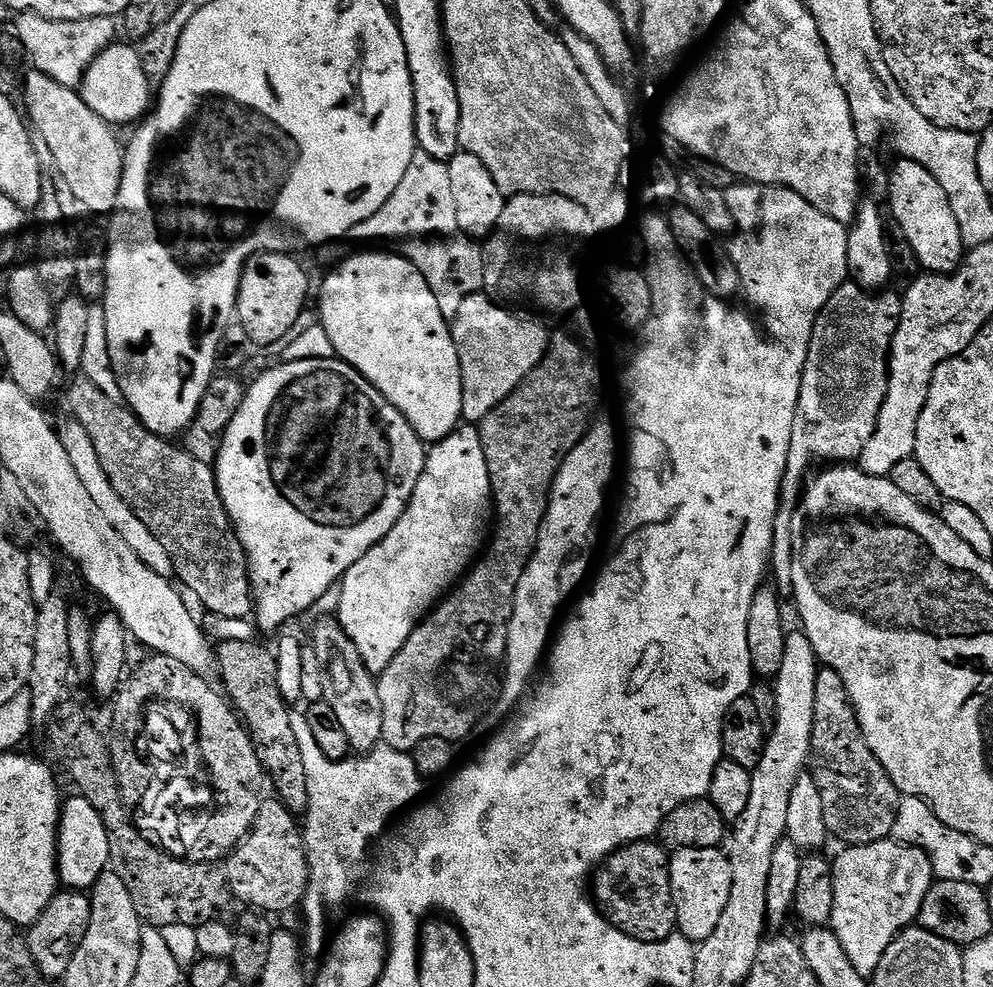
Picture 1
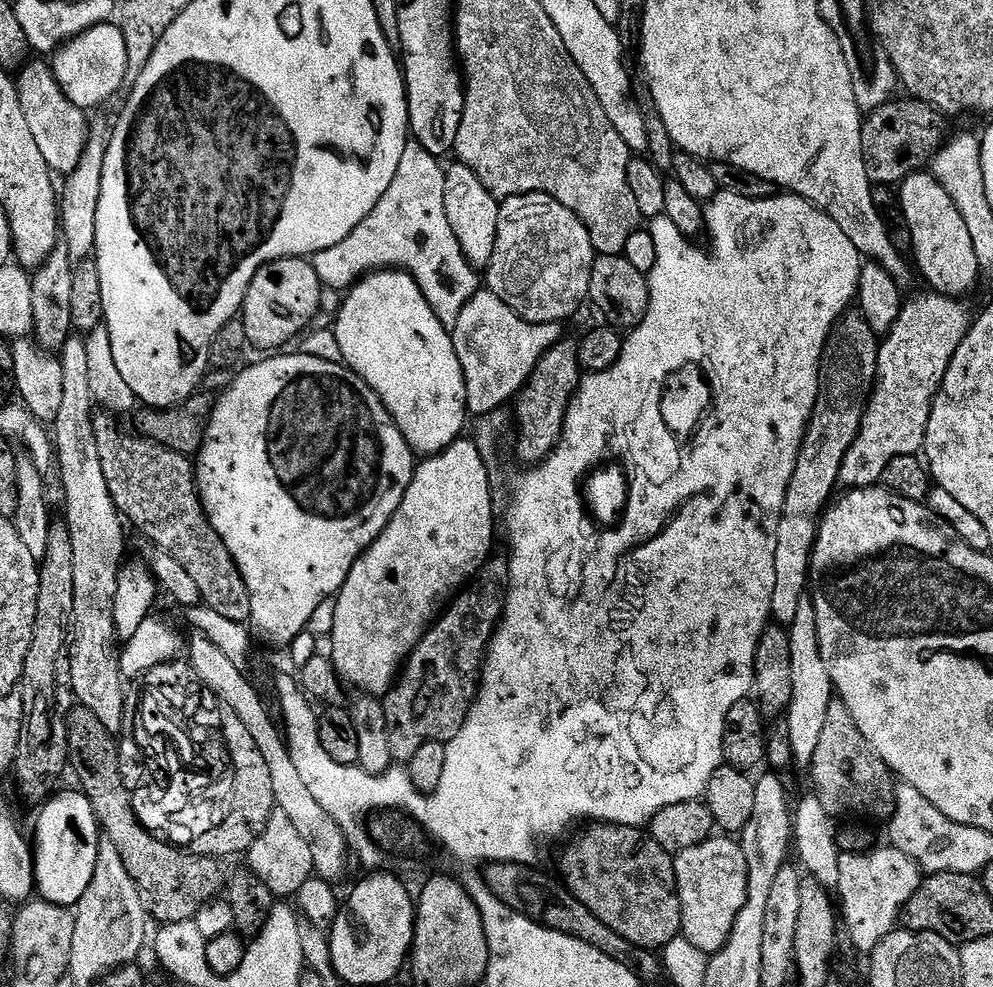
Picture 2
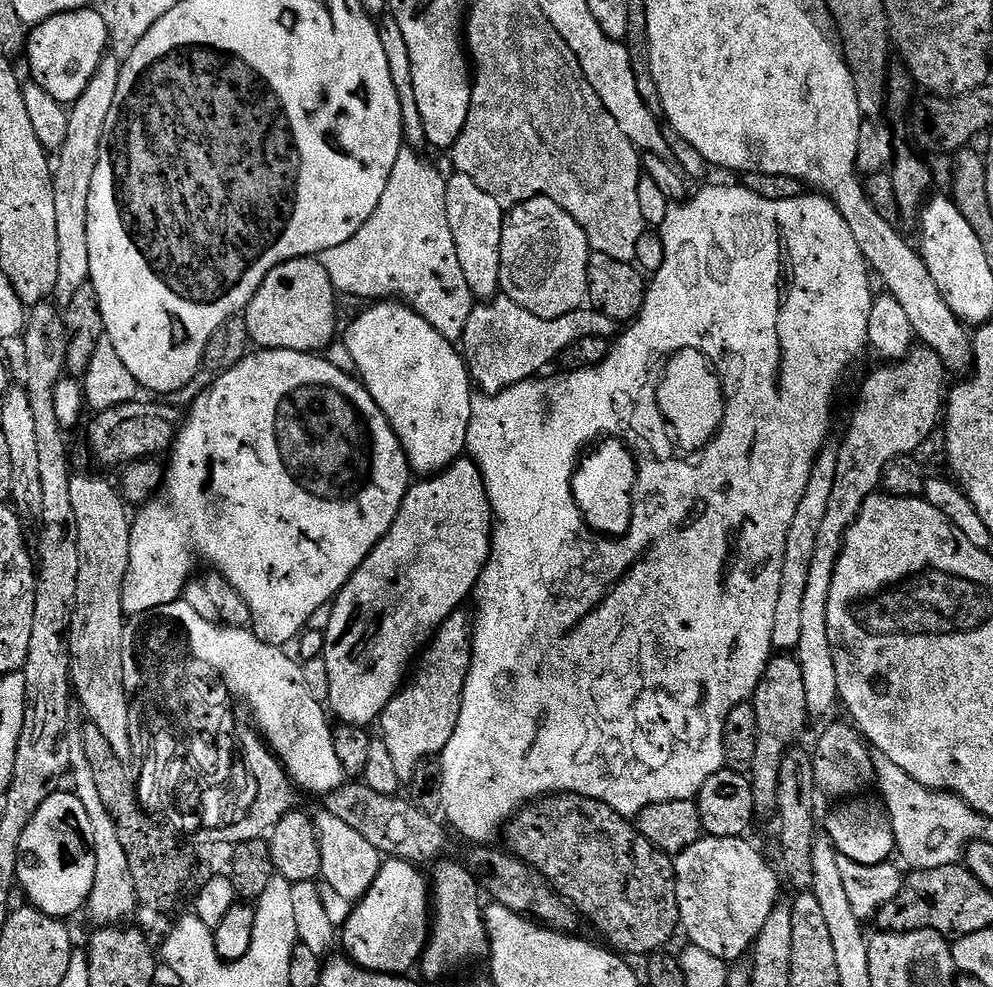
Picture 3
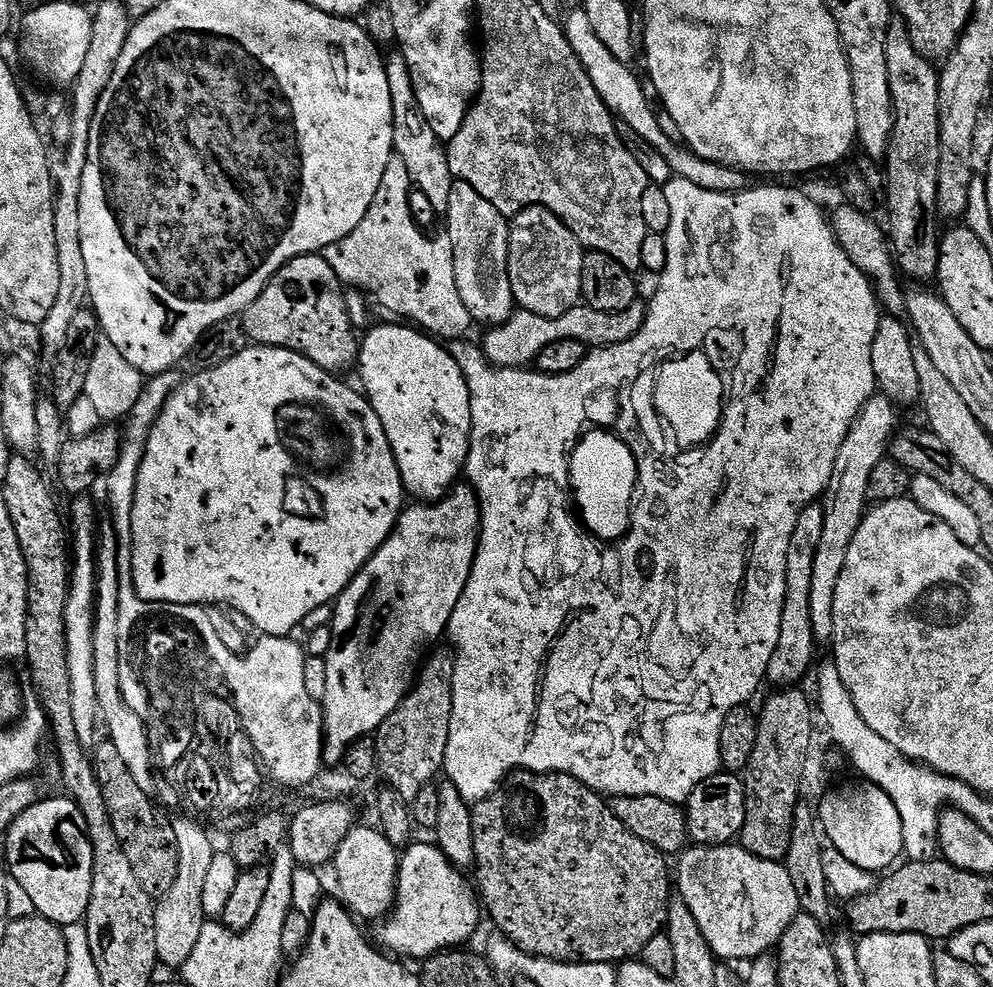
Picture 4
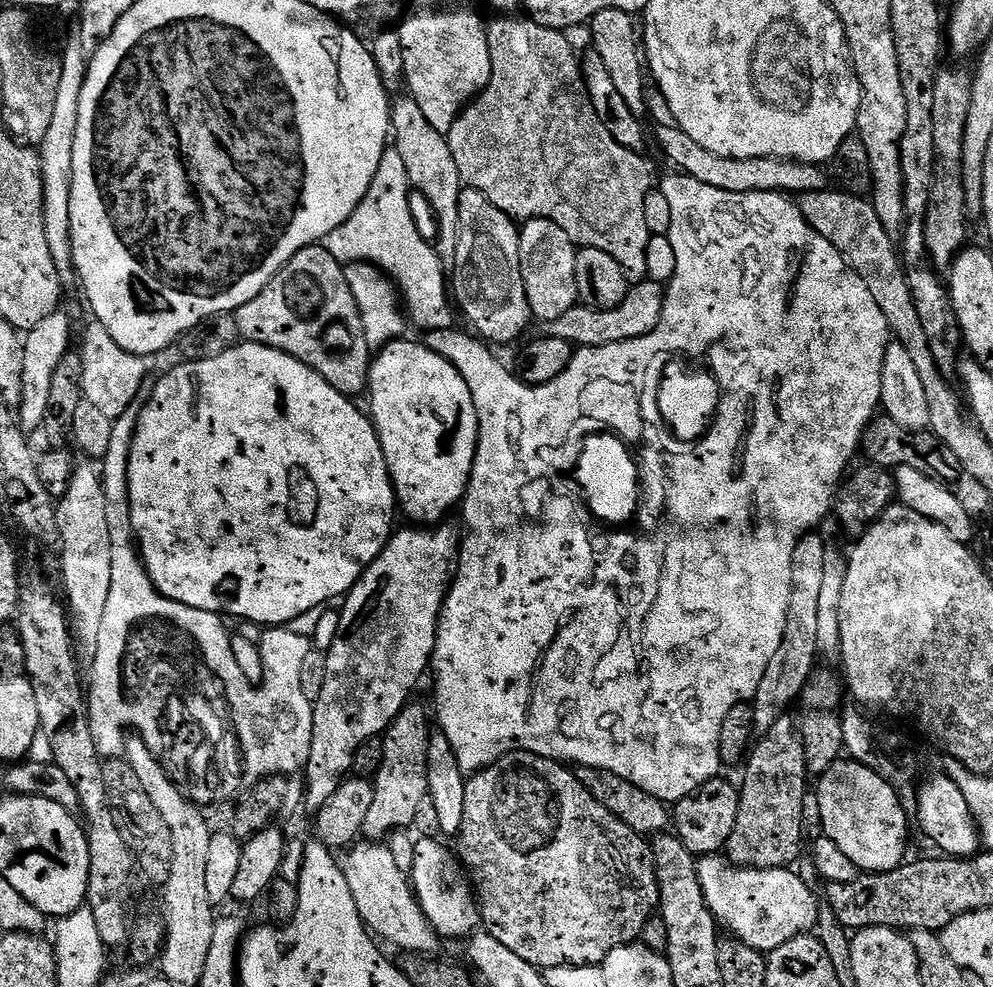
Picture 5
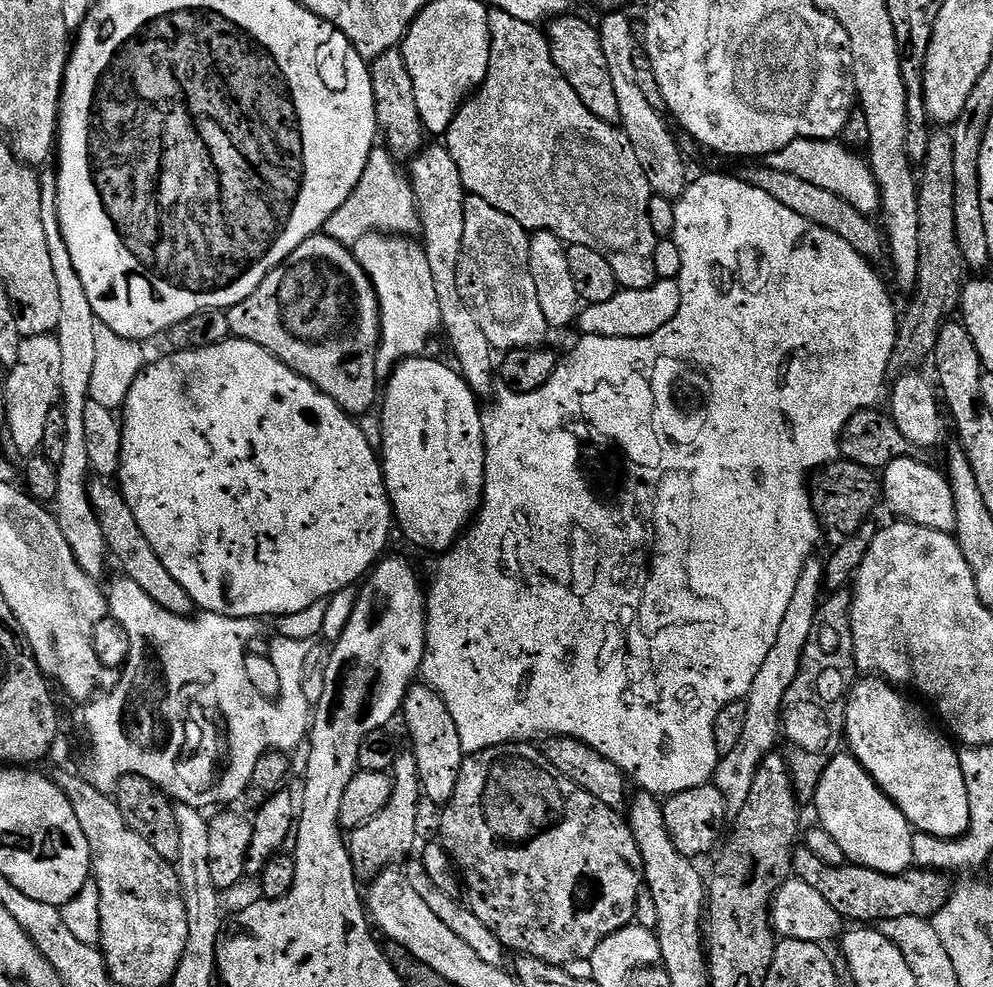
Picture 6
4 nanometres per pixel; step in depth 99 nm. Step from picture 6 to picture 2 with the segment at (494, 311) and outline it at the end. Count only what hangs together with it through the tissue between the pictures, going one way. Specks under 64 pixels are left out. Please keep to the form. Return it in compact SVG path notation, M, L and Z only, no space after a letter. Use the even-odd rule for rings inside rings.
M452 162L447 165L444 181L446 182L446 218L450 218L450 230L454 230L454 238L458 238L458 246L462 246L462 254L477 270L487 269L490 258L494 258L494 242L498 238L498 214L501 201L478 182L478 174L466 165Z

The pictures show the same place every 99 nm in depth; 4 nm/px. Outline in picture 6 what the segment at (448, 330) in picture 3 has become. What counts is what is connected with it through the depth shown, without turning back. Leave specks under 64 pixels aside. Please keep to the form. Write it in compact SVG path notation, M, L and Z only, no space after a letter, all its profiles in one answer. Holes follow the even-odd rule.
M377 146L373 148L370 158L366 162L366 170L362 170L362 178L358 178L358 186L330 214L330 218L322 229L323 235L334 238L340 244L355 246L362 240L369 239L373 234L400 234L404 223L408 220L408 228L414 234L420 232L420 218L413 214L414 208L410 203L410 184L400 173L401 165L387 147Z

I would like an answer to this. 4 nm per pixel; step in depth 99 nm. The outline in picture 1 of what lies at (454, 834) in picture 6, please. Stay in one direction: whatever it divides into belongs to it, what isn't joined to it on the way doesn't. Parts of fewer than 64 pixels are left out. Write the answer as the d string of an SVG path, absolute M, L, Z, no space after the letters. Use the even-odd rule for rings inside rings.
M640 840L637 844L625 844L613 852L594 873L596 907L615 928L622 930L622 934L638 942L662 942L677 931L669 859L669 853L659 843Z

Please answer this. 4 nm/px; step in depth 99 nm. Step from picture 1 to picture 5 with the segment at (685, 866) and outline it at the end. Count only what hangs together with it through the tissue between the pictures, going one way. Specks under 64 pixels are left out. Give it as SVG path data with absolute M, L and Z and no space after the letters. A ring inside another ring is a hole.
M720 854L701 856L696 862L696 874L700 883L706 906L712 912L721 929L729 928L735 939L746 946L765 954L778 950L786 942L808 934L815 929L821 903L816 900L817 893L802 882L796 870L788 868L738 868Z

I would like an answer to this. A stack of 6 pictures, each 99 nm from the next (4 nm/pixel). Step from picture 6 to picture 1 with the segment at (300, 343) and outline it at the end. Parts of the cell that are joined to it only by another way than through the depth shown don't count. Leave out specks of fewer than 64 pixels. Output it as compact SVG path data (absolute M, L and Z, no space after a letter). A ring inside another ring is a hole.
M260 252L244 264L234 316L257 346L279 345L309 303L308 272L296 258L286 252Z

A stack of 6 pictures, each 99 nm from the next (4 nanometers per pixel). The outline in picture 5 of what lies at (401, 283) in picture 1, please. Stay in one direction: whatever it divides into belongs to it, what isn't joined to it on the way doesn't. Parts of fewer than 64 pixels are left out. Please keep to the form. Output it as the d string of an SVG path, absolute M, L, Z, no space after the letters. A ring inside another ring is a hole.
M397 338L385 344L383 348L375 353L374 359L371 361L368 369L368 386L367 395L373 404L373 412L371 421L376 425L376 433L380 439L380 445L384 451L386 458L386 466L388 473L392 479L392 489L396 491L396 502L401 513L405 512L409 516L411 523L416 526L436 526L445 519L444 516L452 507L459 505L464 499L464 495L468 493L468 483L472 477L472 467L474 466L474 458L476 457L476 447L478 446L478 434L480 427L478 426L478 414L474 410L474 398L470 394L470 386L466 386L466 382L462 378L462 374L458 374L458 370L450 362L446 362L446 358L442 358L438 354L434 354L434 350L430 350L423 342L416 344L412 340L404 340L405 338Z

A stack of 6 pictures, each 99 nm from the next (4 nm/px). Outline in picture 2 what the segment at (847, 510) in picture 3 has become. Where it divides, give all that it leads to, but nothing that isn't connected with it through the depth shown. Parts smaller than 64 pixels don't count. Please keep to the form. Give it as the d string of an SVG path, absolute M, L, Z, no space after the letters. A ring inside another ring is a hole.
M924 290L921 296L905 299L904 309L898 314L898 322L894 324L882 340L878 354L878 370L876 371L876 387L868 409L860 427L854 446L846 454L840 471L840 484L845 489L874 488L884 479L886 466L894 462L894 458L915 456L924 447L926 426L930 422L930 410L940 388L942 378L946 378L946 370L958 350L958 346L966 338L972 328L974 312L964 305L963 299L955 296L942 296L939 292ZM806 598L798 605L798 614L788 628L790 638L790 672L794 678L794 694L790 694L790 706L786 717L790 726L790 739L793 758L797 765L811 765L818 738L826 723L826 710L834 699L832 679L826 671L826 662L822 662L822 650L818 646L818 622L814 614L811 599Z

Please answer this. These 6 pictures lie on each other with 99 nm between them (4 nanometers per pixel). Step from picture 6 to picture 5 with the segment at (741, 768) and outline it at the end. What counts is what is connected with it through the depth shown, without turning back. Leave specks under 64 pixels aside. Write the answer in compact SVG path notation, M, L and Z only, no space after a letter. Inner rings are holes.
M813 530L800 539L798 546L794 546L786 630L778 652L774 654L774 658L770 658L766 674L762 674L762 682L758 682L756 697L750 702L754 729L760 734L769 732L774 722L786 715L788 707L791 704L793 707L799 701L804 683L818 664L818 593L822 591L822 558L826 555L826 540L825 537L820 537L820 534L819 531Z

